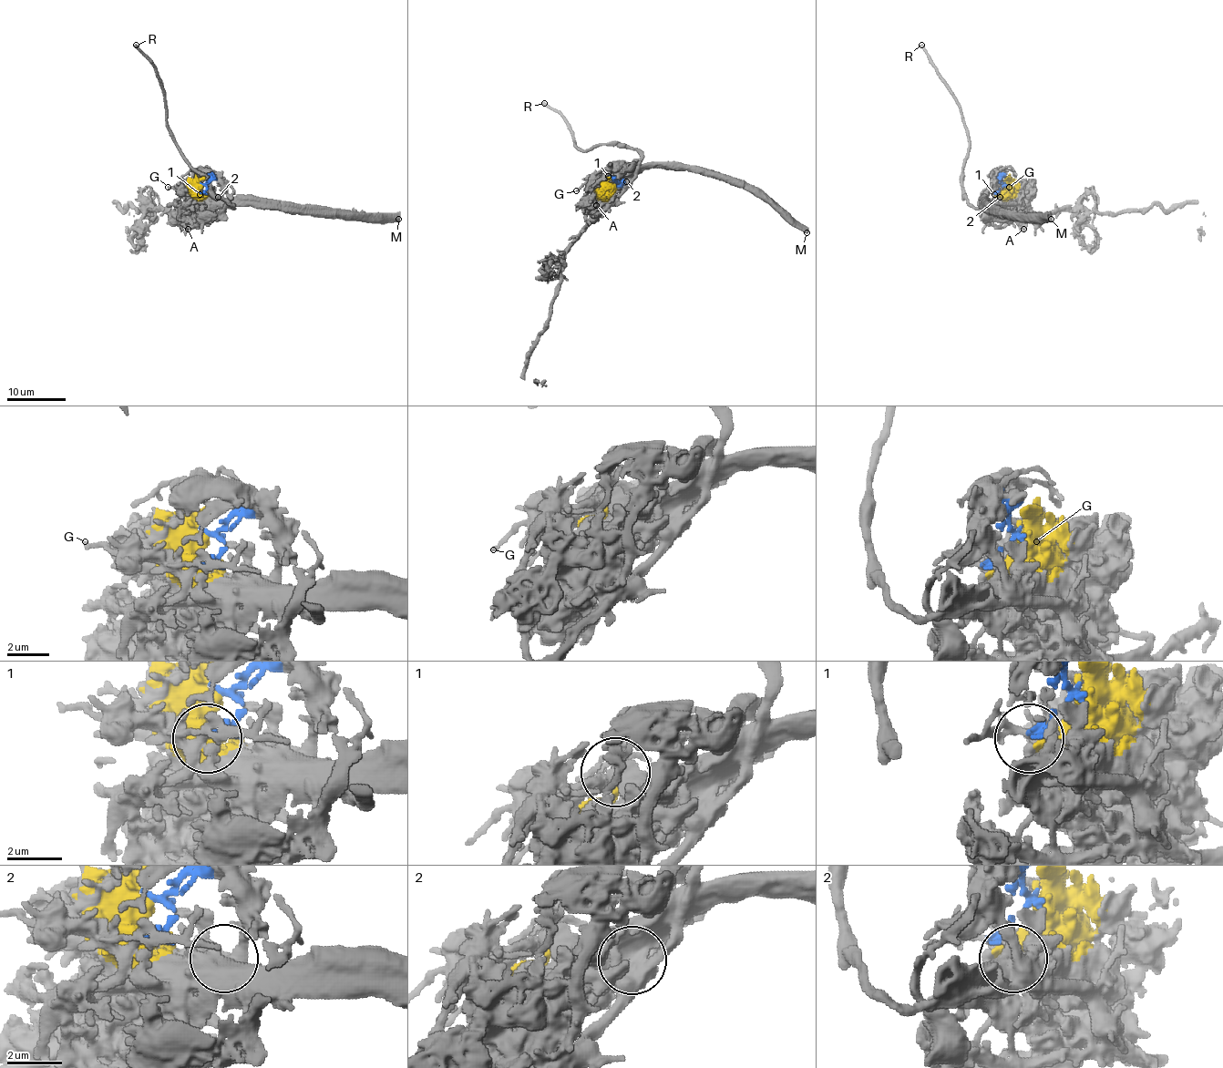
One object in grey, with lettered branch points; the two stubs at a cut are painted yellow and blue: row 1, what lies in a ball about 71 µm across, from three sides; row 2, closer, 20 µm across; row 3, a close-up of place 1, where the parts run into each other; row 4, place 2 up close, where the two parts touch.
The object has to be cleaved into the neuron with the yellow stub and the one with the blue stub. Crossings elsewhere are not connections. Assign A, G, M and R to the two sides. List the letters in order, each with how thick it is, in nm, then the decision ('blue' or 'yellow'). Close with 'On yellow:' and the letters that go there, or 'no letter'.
A: 240 nm thick; yellow
G: 200 nm thick; blue
M: 550 nm thick; yellow
R: 280 nm thick; blue
On yellow: A, M

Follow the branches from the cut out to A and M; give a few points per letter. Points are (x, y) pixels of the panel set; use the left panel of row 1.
A: (201, 184), (199, 204), (185, 218), (184, 225), (189, 230)
M: (201, 184), (201, 194), (243, 201), (294, 203), (371, 213), (393, 213), (399, 220)

